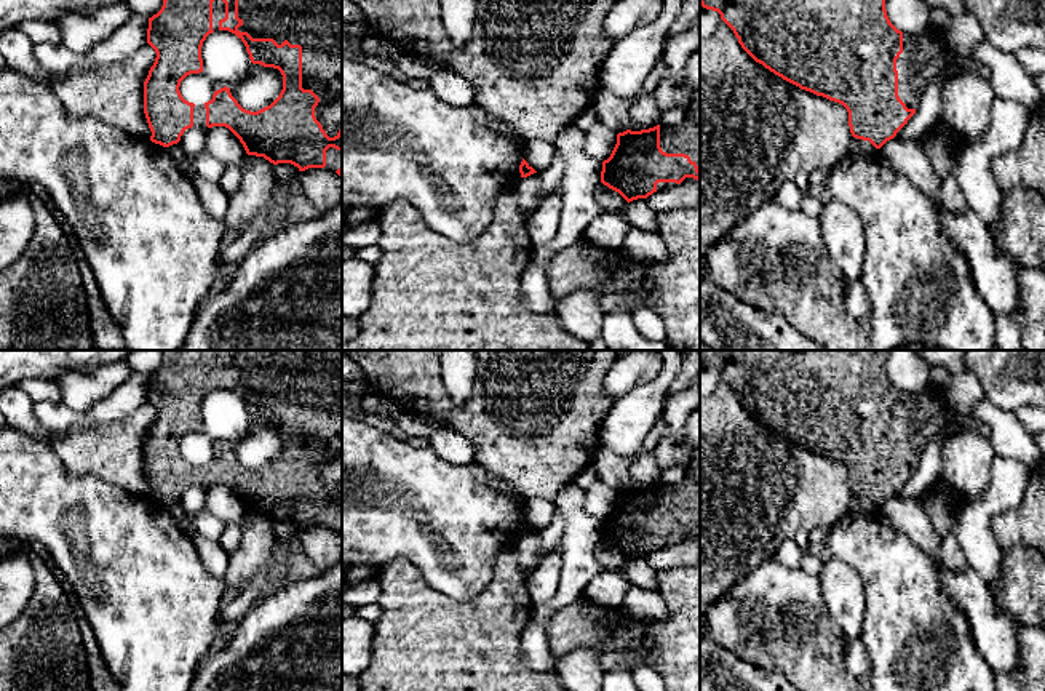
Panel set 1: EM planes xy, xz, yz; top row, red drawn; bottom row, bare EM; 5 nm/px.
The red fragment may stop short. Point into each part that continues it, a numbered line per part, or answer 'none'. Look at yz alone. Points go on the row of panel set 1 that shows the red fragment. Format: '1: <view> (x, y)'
1: yz (925, 55)

